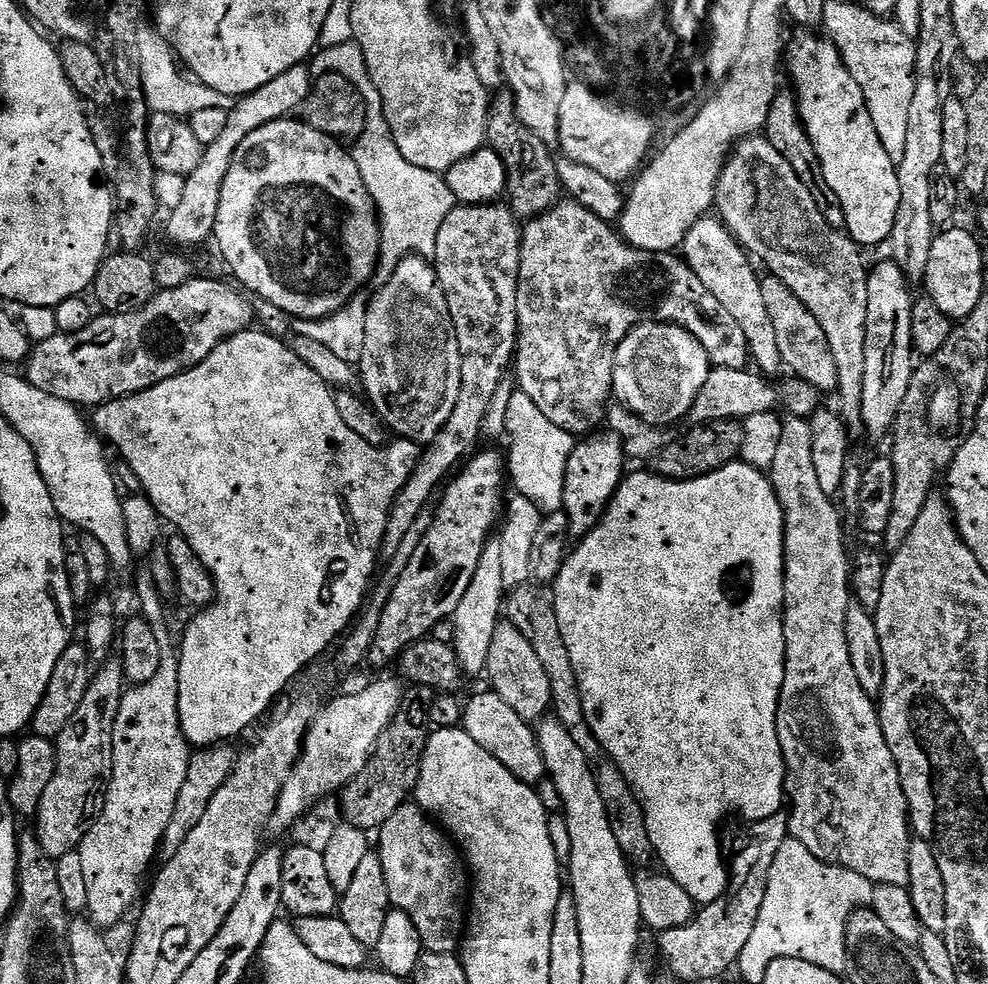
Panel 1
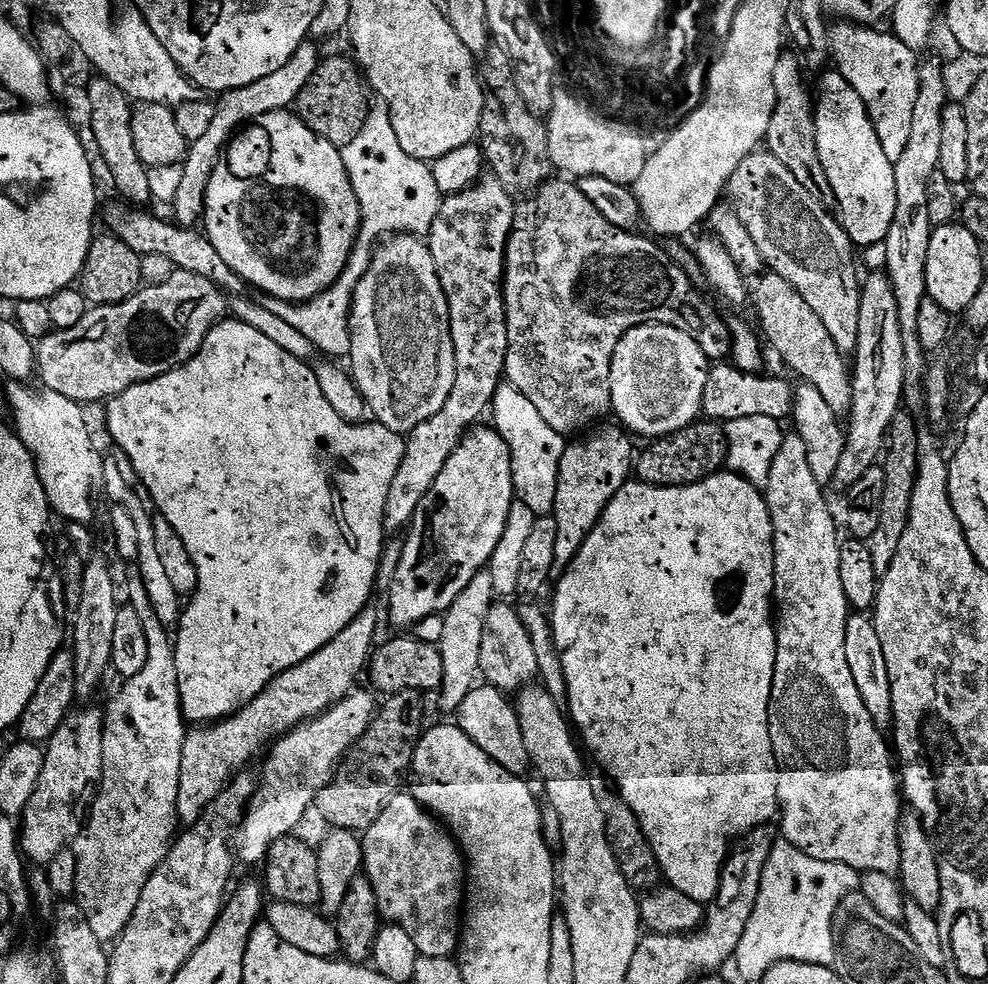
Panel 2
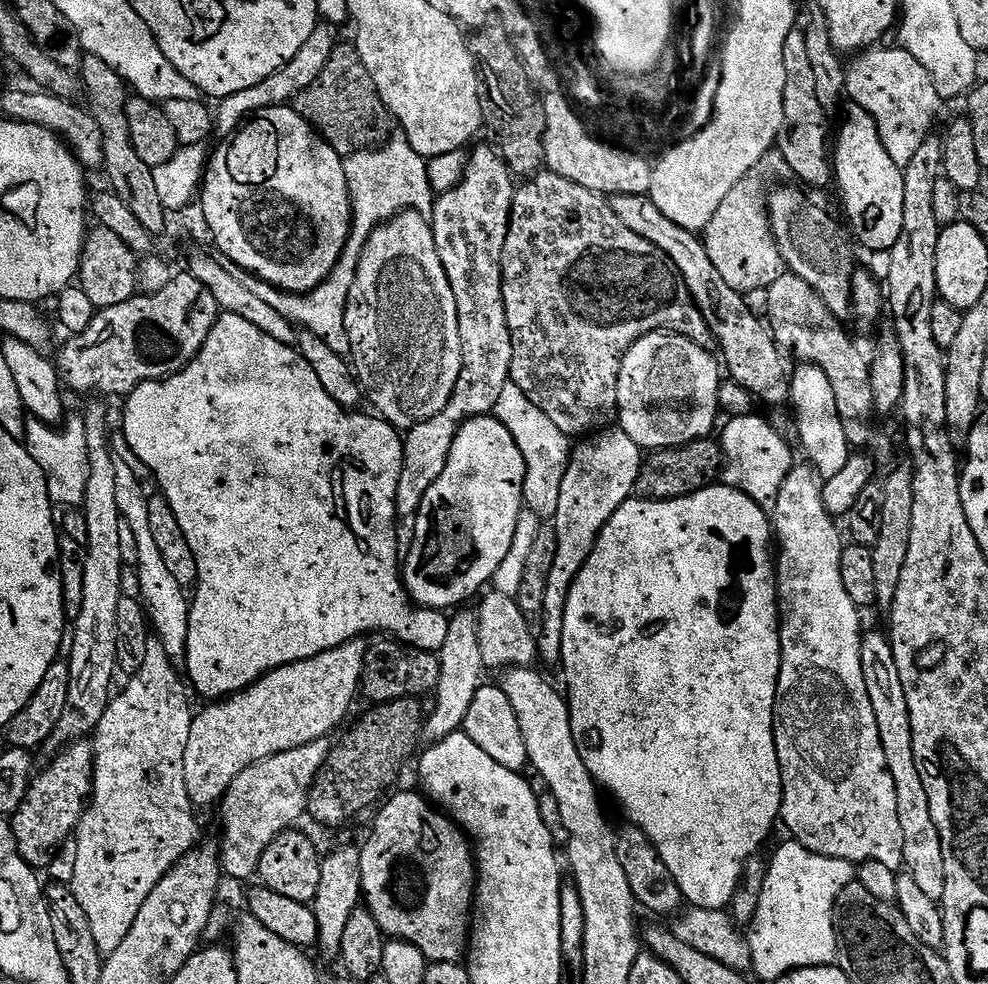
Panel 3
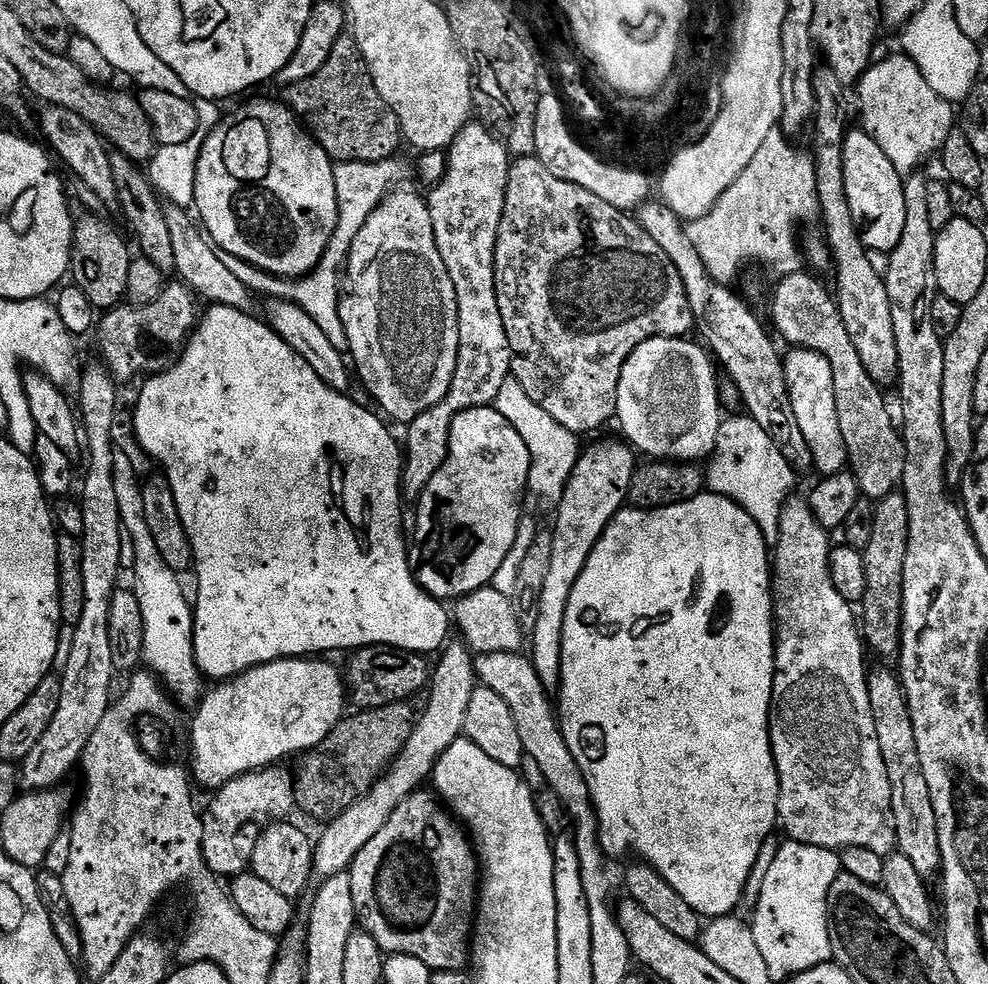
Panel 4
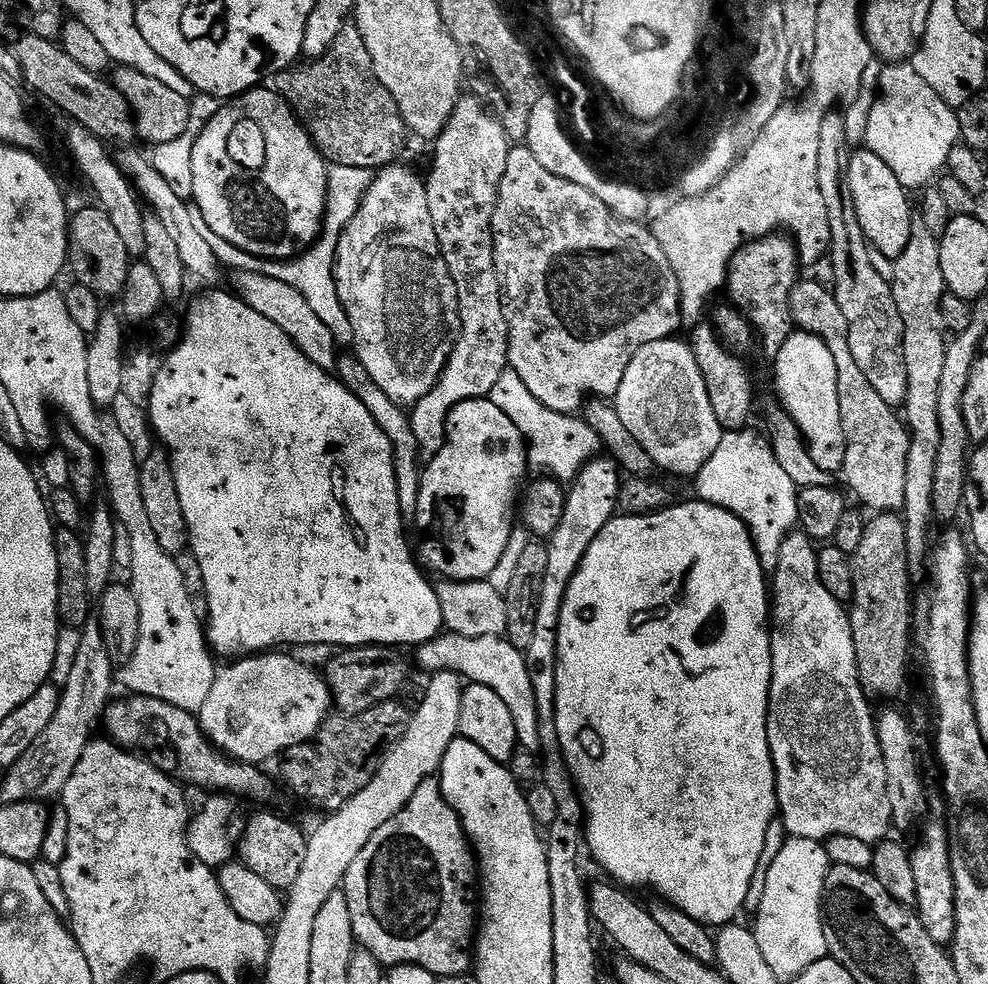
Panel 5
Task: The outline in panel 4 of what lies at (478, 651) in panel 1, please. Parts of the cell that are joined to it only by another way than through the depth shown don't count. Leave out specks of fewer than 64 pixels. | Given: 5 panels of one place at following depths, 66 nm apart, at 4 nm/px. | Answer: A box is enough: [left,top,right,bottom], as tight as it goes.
[314,642,478,877]

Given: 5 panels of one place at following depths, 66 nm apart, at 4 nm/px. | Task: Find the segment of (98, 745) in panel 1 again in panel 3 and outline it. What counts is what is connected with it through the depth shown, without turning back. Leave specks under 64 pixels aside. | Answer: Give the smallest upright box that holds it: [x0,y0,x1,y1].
[10,739,94,870]

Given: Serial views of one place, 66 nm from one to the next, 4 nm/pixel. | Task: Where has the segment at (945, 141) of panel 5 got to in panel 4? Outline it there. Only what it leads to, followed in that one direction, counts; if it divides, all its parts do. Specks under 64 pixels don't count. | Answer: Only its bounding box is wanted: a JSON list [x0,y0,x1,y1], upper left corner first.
[858,54,954,174]

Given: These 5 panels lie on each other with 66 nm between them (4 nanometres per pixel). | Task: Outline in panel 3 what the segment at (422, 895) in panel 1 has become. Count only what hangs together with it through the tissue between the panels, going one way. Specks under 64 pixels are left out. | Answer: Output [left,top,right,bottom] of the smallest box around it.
[360,792,476,964]

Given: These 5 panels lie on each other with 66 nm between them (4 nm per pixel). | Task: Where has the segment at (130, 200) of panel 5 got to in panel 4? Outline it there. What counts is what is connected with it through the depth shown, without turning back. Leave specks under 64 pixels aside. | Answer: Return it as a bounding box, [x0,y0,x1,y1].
[38,104,119,206]

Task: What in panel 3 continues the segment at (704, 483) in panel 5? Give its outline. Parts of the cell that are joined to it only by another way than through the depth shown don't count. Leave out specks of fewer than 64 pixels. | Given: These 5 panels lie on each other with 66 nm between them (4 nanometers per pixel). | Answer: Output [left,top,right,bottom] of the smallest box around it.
[718,414,792,506]

